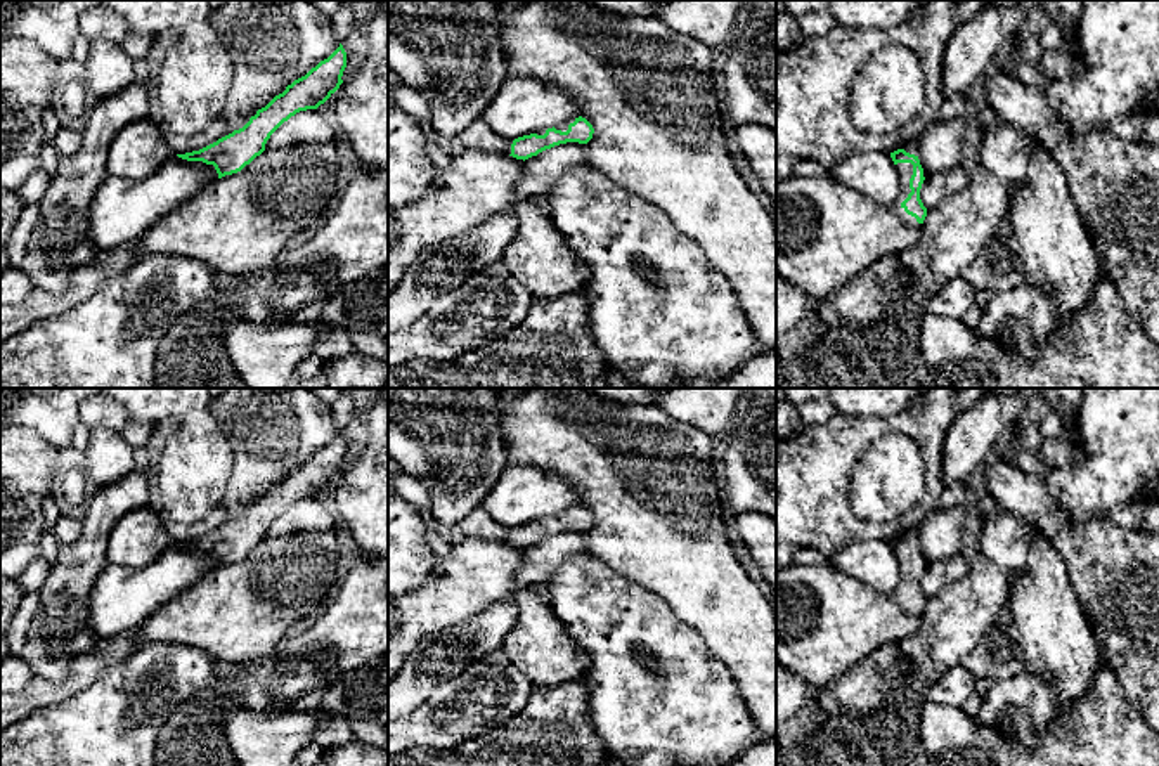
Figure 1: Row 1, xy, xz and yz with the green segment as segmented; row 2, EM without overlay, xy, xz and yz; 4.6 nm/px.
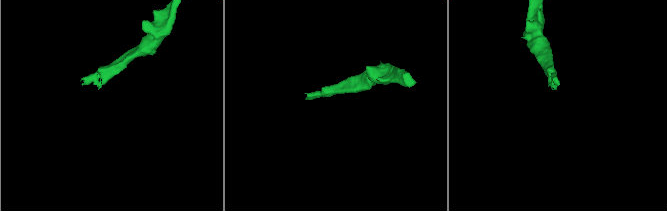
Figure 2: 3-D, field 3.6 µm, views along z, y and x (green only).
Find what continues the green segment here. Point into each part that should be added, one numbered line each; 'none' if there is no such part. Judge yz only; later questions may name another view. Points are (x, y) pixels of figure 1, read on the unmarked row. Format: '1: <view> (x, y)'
1: yz (905, 558)

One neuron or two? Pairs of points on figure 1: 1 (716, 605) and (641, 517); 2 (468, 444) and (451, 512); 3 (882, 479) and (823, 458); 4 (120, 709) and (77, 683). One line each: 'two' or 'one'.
1: one
2: one
3: two
4: two

